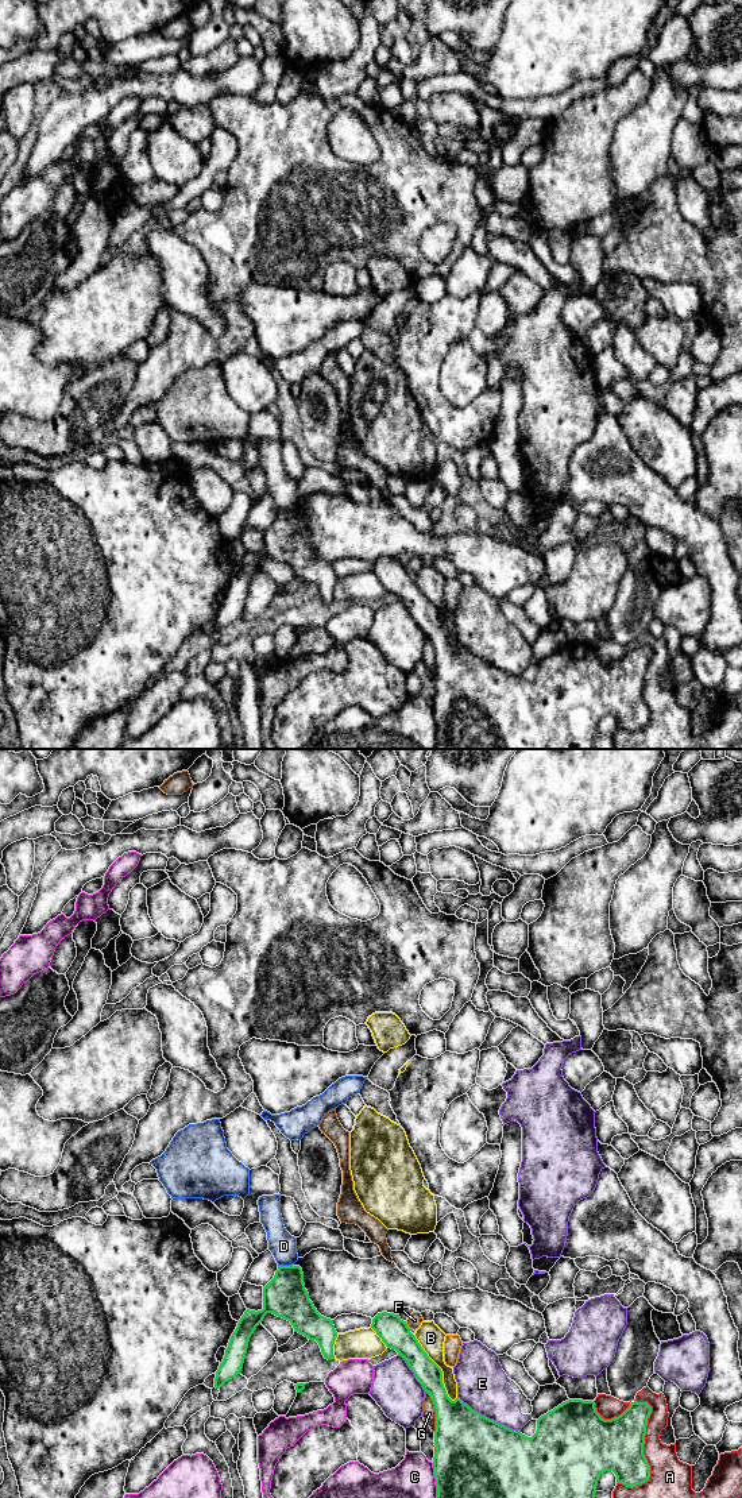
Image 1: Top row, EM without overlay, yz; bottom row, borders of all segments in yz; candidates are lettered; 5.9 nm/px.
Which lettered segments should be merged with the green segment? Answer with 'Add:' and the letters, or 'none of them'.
Add: none of them

